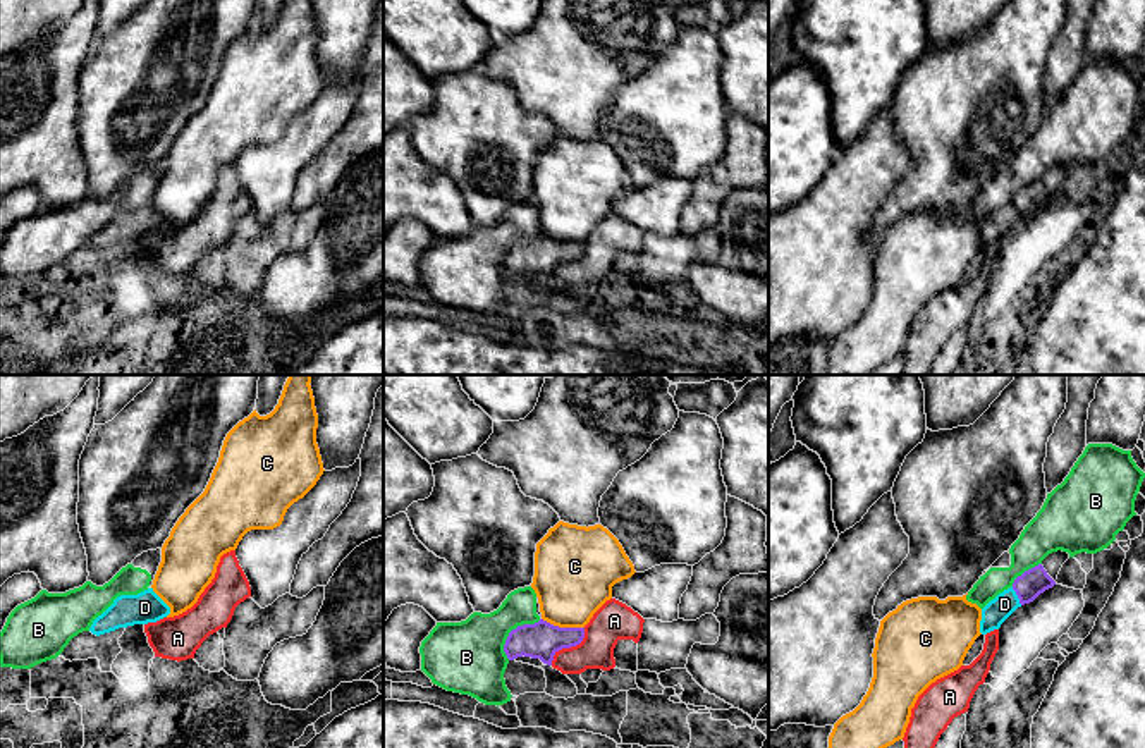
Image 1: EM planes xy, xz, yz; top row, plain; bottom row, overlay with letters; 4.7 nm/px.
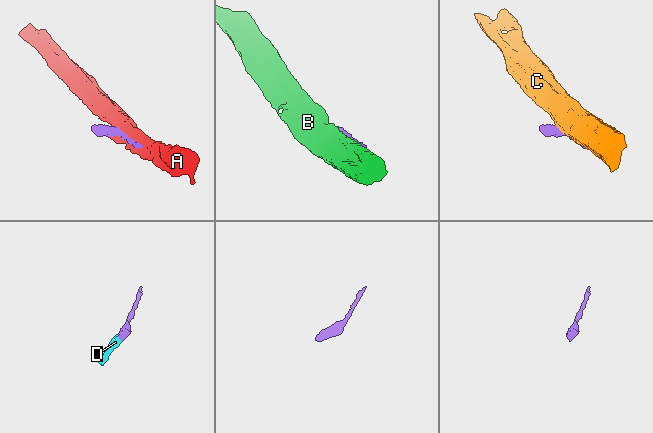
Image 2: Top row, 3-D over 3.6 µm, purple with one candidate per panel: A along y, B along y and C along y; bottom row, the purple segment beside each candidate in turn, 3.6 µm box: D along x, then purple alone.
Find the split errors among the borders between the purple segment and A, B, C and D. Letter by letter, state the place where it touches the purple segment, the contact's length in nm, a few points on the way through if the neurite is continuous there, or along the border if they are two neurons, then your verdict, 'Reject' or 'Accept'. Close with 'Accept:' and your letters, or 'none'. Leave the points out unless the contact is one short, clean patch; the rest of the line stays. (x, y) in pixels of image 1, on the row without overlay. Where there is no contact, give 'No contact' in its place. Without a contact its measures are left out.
A: Touches purple at xz (569, 262). Shared border 240 nm. Reject
B: Touches purple at xz (511, 246). Shared border 240 nm. Boundary: xz (540, 234), (518, 239), (509, 248), (504, 260), (508, 274). Reject
C: Touches purple at xz (563, 243). Shared border 200 nm. Reject
D: Touches purple at yz (1016, 208). Shared border 100 nm. Path across: yz (1034, 196), (1016, 208), (1004, 219). Accept
Accept: D

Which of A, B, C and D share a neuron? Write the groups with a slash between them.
A / B / C / D

